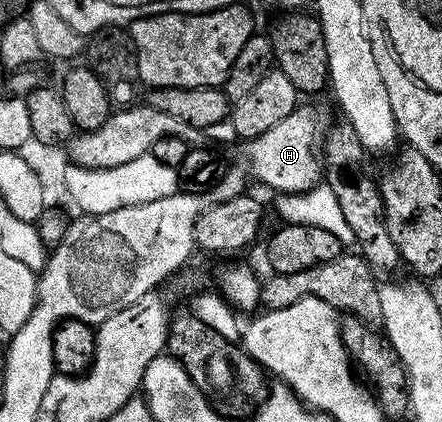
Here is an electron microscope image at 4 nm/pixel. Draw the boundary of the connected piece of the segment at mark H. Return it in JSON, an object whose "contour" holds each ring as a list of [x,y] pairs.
{"contour":[[[302,104],[287,119],[282,119],[271,127],[271,131],[263,131],[263,135],[252,138],[245,149],[245,157],[249,160],[248,172],[257,181],[262,181],[269,189],[275,189],[278,194],[301,193],[315,188],[323,177],[323,157],[319,152],[319,142],[323,137],[323,125],[321,129],[321,113],[311,106]]]}

